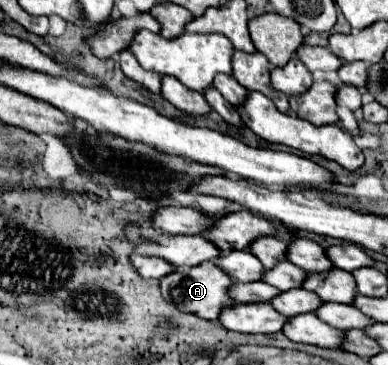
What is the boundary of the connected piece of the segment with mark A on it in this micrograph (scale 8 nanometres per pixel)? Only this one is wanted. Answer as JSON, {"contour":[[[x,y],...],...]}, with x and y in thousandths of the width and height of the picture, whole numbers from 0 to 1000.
{"contour":[[[521,721],[510,732],[469,732],[423,764],[412,764],[412,797],[418,814],[443,830],[459,852],[469,858],[495,858],[521,874],[562,874],[567,852],[582,841],[603,841],[603,819],[588,808],[588,786],[603,770],[593,764],[588,748],[577,748],[567,732],[552,721]]]}

